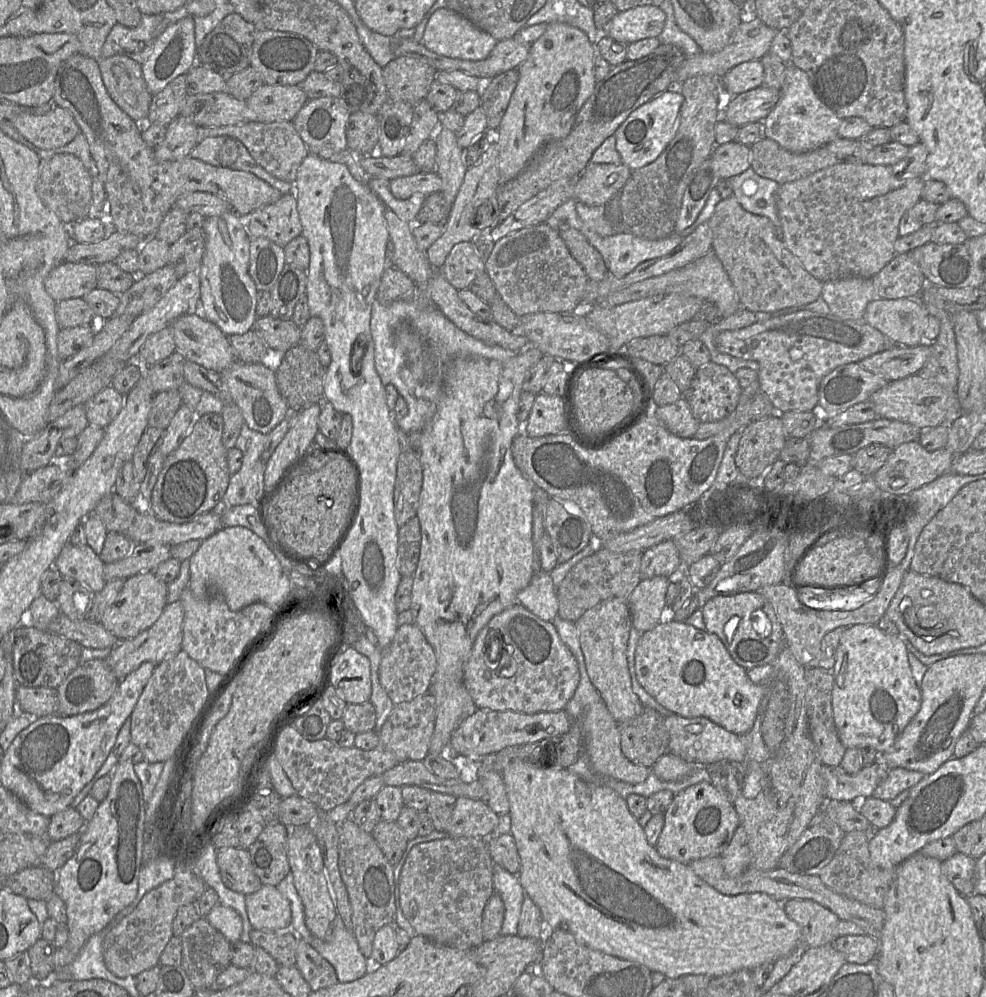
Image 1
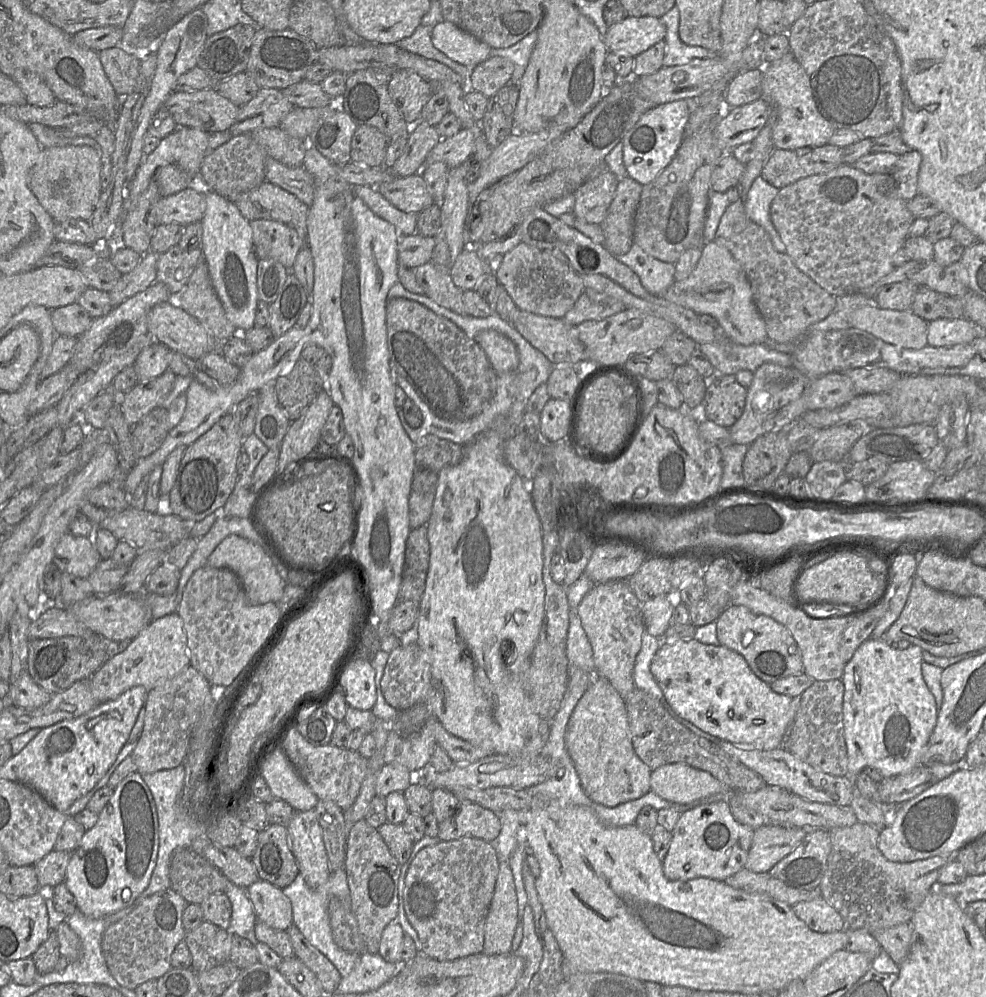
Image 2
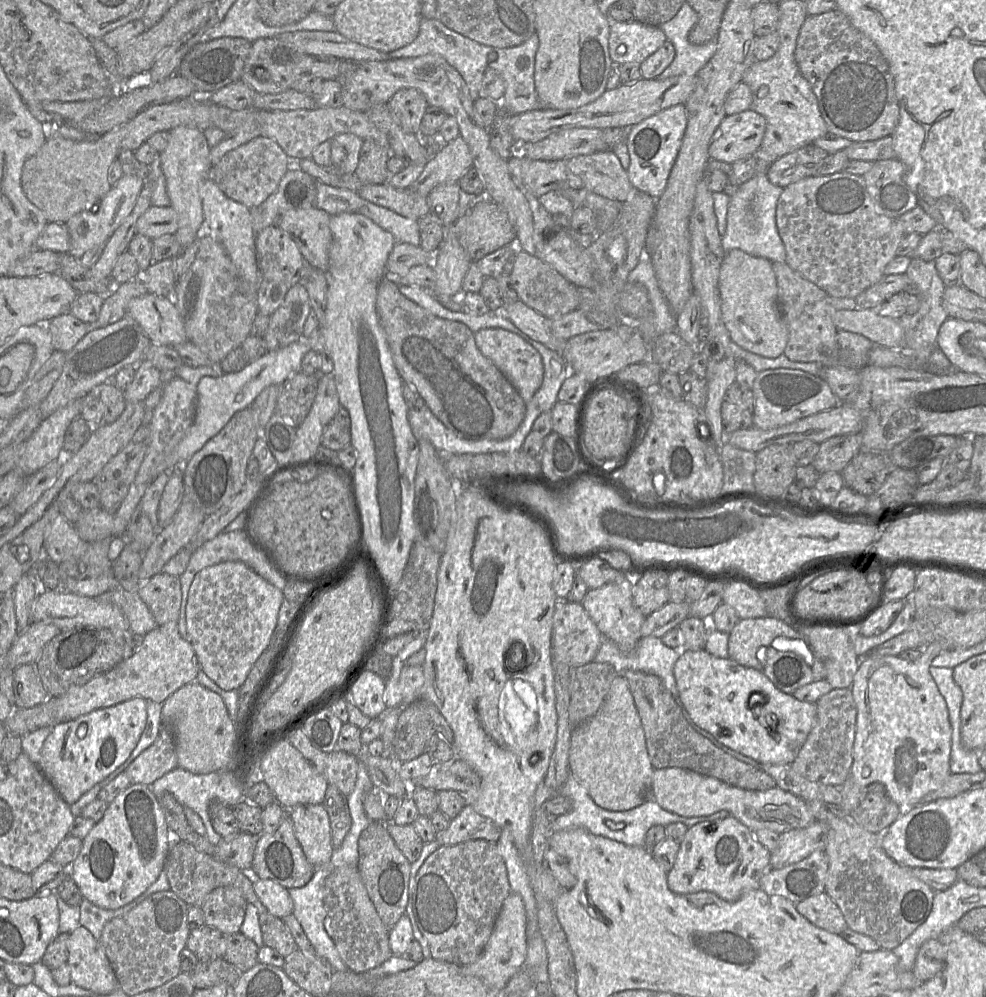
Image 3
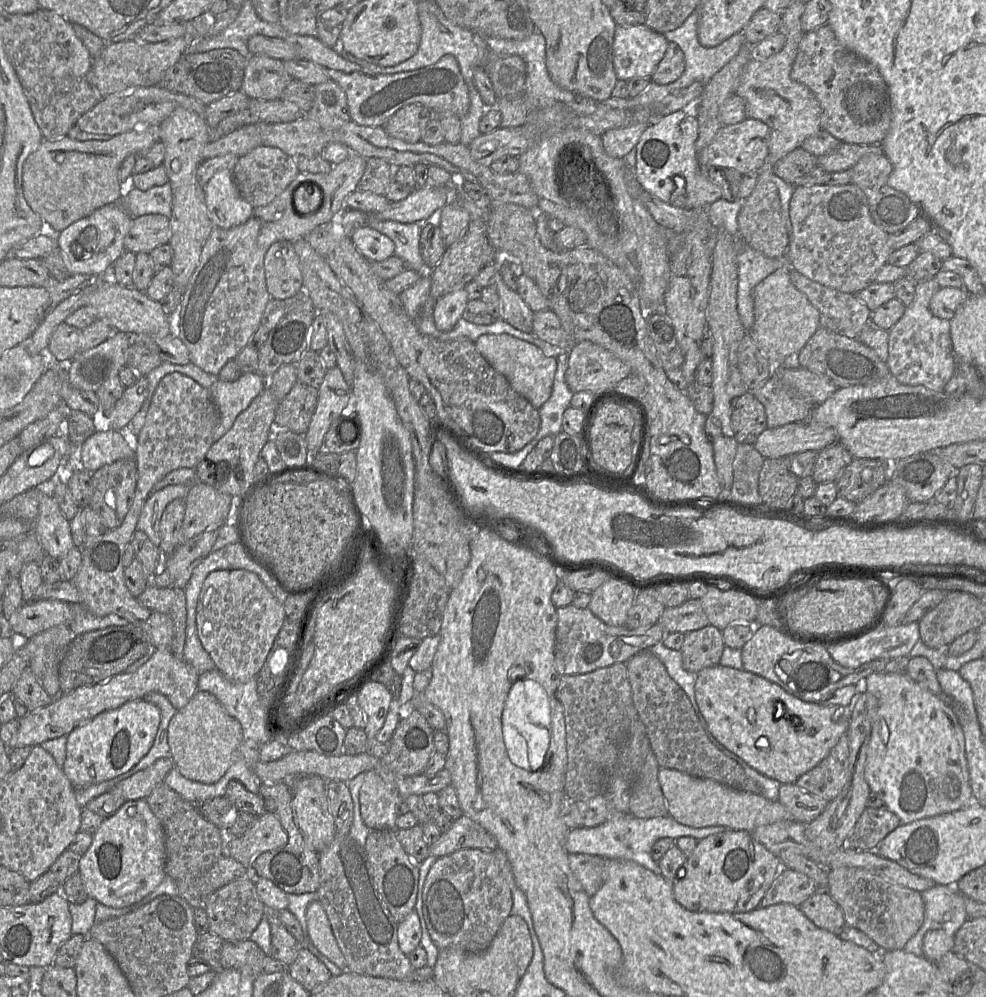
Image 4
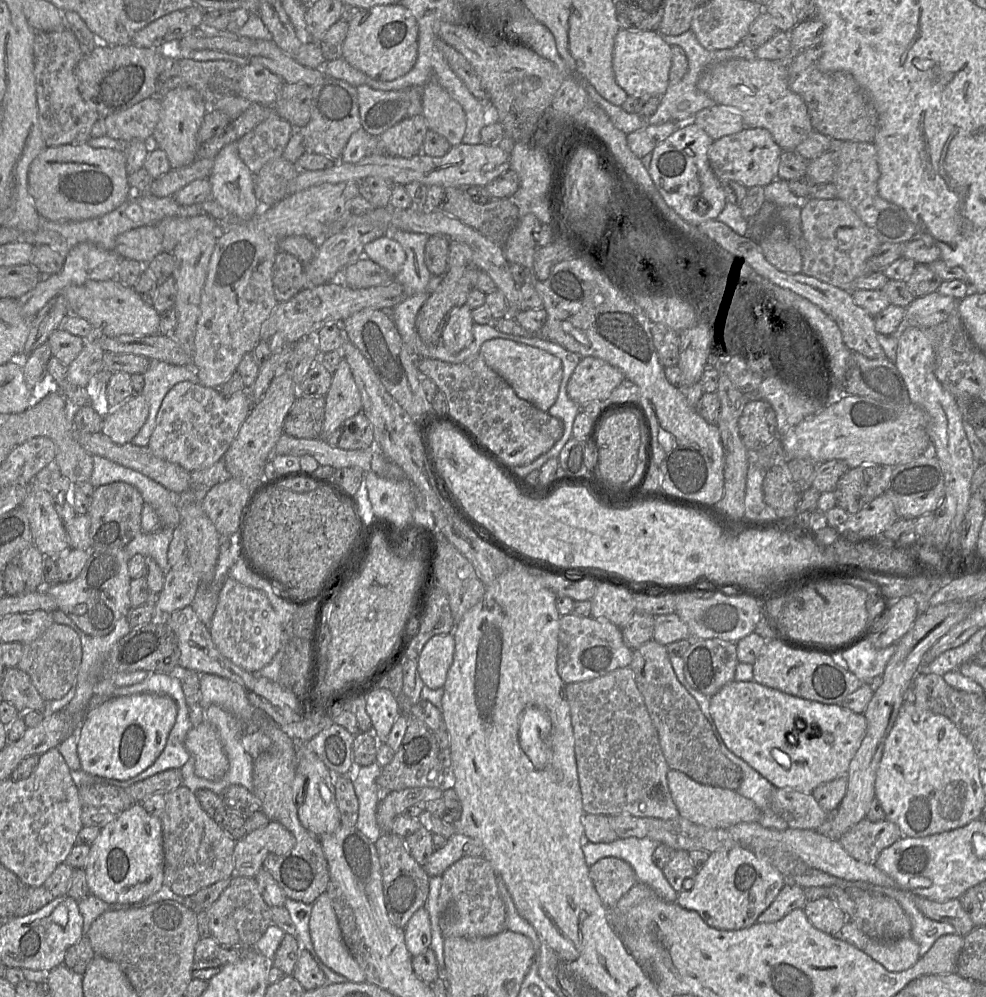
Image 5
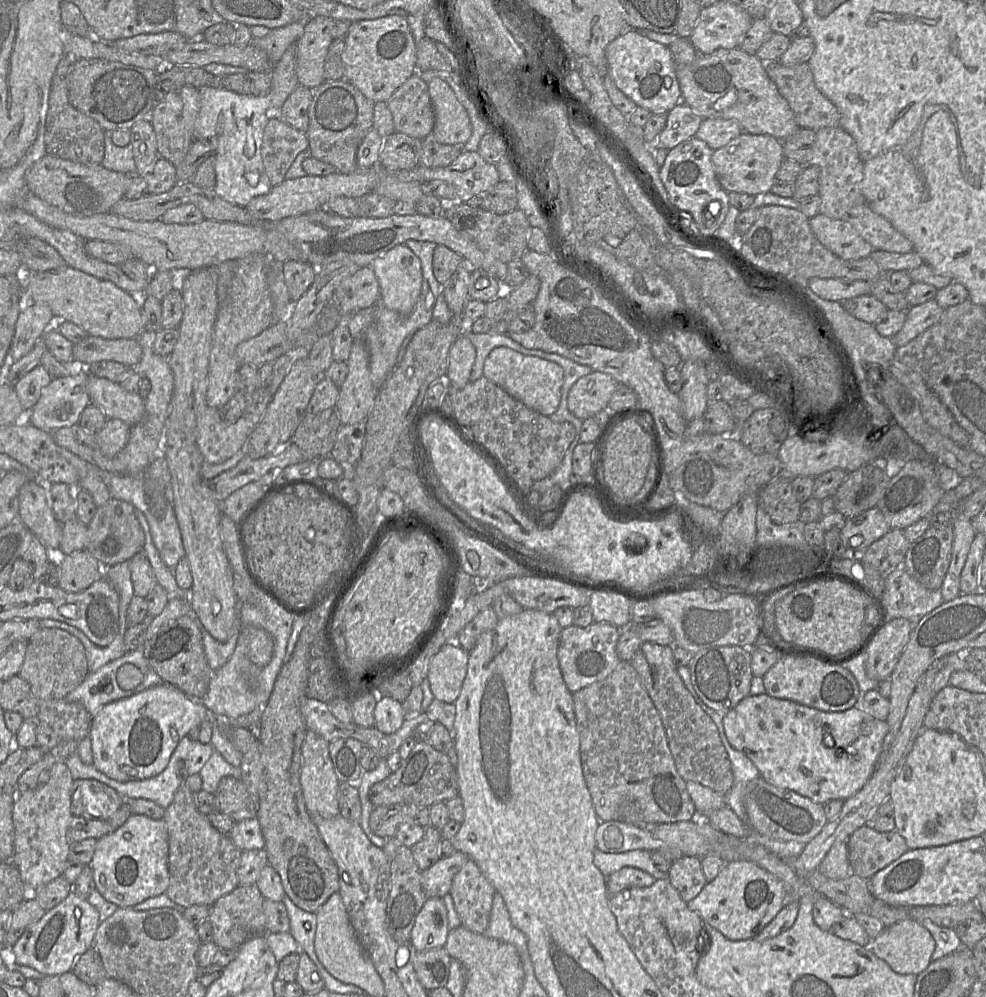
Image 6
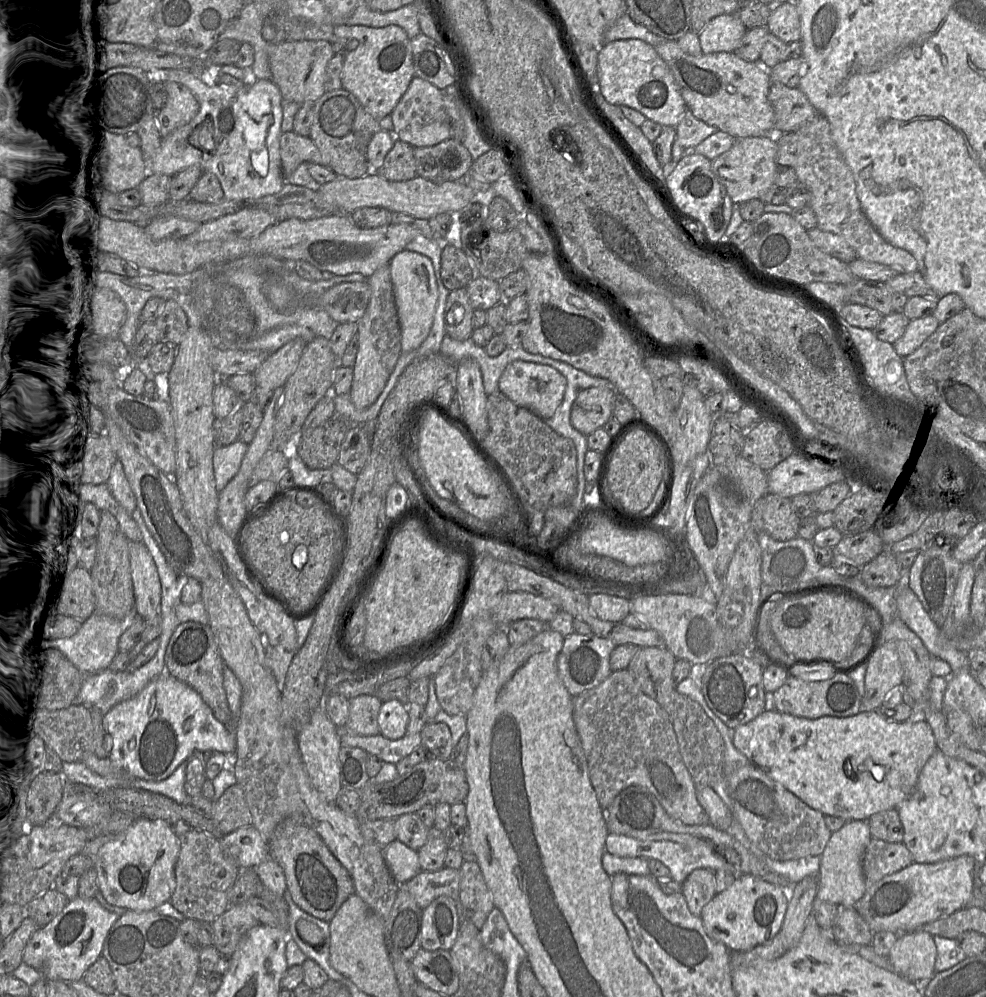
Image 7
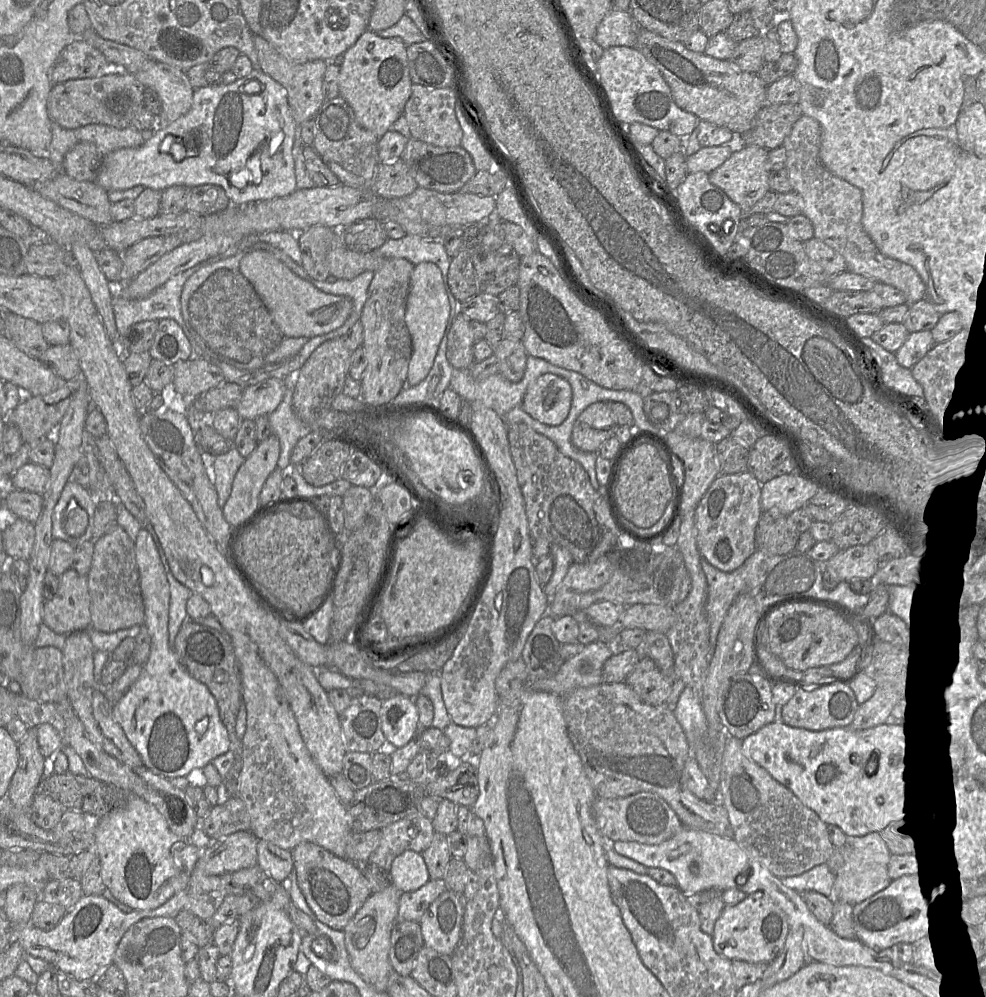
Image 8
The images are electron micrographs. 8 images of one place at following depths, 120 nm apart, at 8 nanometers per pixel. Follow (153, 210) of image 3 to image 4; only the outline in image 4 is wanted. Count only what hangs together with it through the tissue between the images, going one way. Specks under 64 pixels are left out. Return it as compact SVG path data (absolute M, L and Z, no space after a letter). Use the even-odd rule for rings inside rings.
M161 214L142 215L133 219L124 238L124 248L134 254L151 253L154 248L169 243L170 237L169 217Z

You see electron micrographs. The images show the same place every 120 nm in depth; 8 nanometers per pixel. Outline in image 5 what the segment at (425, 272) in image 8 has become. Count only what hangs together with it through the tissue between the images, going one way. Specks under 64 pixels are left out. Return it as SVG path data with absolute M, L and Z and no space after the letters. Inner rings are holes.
M387 235L376 238L364 246L364 256L395 277L405 262L402 246Z

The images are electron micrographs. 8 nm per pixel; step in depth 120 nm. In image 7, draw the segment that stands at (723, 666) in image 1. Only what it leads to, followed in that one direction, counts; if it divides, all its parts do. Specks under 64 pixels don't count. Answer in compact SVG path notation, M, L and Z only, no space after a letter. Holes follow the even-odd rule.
M766 709L750 722L734 728L732 742L750 764L807 806L824 816L835 816L845 821L867 821L878 812L896 809L914 793L922 768L938 749L933 731L922 717L890 722L876 711L859 712L849 717L807 719Z

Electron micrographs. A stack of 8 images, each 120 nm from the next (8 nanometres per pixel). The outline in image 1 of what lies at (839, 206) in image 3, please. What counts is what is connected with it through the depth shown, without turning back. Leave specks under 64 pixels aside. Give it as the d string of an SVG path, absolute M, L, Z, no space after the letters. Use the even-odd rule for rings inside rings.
M839 163L814 172L798 180L787 182L781 185L776 193L776 207L782 225L784 243L789 251L799 259L803 267L822 283L849 277L871 279L879 273L896 255L894 244L899 237L900 220L903 215L911 210L921 199L921 193L926 179L927 178L925 176L911 179L898 178L892 173L891 166L870 165L866 163Z

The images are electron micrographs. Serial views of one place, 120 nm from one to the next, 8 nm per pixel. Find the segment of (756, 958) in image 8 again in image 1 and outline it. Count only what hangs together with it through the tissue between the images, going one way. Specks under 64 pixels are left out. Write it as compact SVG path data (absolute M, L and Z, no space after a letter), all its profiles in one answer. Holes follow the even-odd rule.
M705 780L674 794L663 817L663 828L654 848L661 857L684 865L719 856L739 826L737 813L726 794Z

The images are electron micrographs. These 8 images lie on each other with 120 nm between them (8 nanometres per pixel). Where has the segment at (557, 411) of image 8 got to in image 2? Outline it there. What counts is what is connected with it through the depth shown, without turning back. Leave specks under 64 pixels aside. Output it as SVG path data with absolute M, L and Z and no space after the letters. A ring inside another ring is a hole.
M483 330L475 341L485 352L497 374L513 372L517 369L519 358L514 343L504 334L495 330Z

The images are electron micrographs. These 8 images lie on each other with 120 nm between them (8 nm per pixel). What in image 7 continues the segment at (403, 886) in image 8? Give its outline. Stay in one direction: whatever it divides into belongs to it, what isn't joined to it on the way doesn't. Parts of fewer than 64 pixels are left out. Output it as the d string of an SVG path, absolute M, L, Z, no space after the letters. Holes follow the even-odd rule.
M395 839L383 850L383 857L395 881L405 884L422 870L418 853Z

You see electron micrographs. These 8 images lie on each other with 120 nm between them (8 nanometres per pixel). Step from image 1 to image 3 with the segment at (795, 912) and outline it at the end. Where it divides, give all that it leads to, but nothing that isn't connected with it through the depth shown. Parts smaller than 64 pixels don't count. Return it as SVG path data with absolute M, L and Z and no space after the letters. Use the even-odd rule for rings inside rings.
M825 892L802 900L795 908L810 923L830 933L841 934L848 928L841 910Z

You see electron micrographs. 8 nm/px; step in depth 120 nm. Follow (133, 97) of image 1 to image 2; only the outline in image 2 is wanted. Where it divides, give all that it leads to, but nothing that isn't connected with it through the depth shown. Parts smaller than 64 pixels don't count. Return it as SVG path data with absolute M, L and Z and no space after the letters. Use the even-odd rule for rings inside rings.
M118 46L104 49L98 54L118 97L124 98L140 92L141 54L126 52Z

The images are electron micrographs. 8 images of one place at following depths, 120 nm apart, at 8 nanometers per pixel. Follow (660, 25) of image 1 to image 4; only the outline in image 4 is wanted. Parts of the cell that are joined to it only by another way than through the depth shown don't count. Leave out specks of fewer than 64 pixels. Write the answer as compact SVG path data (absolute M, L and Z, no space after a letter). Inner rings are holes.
M645 24L617 25L613 41L613 65L617 79L650 79L664 57L668 43L663 34Z

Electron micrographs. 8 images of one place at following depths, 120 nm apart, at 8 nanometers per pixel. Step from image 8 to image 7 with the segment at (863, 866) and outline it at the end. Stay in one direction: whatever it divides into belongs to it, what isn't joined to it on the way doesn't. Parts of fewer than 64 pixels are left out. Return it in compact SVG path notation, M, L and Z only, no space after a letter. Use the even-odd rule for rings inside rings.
M864 820L846 821L841 829L831 833L820 856L815 899L827 901L839 907L855 907L868 887L862 871L862 859L871 839L868 822Z

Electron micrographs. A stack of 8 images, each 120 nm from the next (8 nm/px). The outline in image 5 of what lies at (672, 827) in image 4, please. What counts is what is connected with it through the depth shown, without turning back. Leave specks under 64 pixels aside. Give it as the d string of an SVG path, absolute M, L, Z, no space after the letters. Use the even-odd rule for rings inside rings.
M618 838L610 843L592 843L585 839L582 850L588 866L605 857L614 857L628 863L638 883L649 886L665 901L676 902L677 894L665 878L662 869L653 862L653 853L659 843L649 838Z

